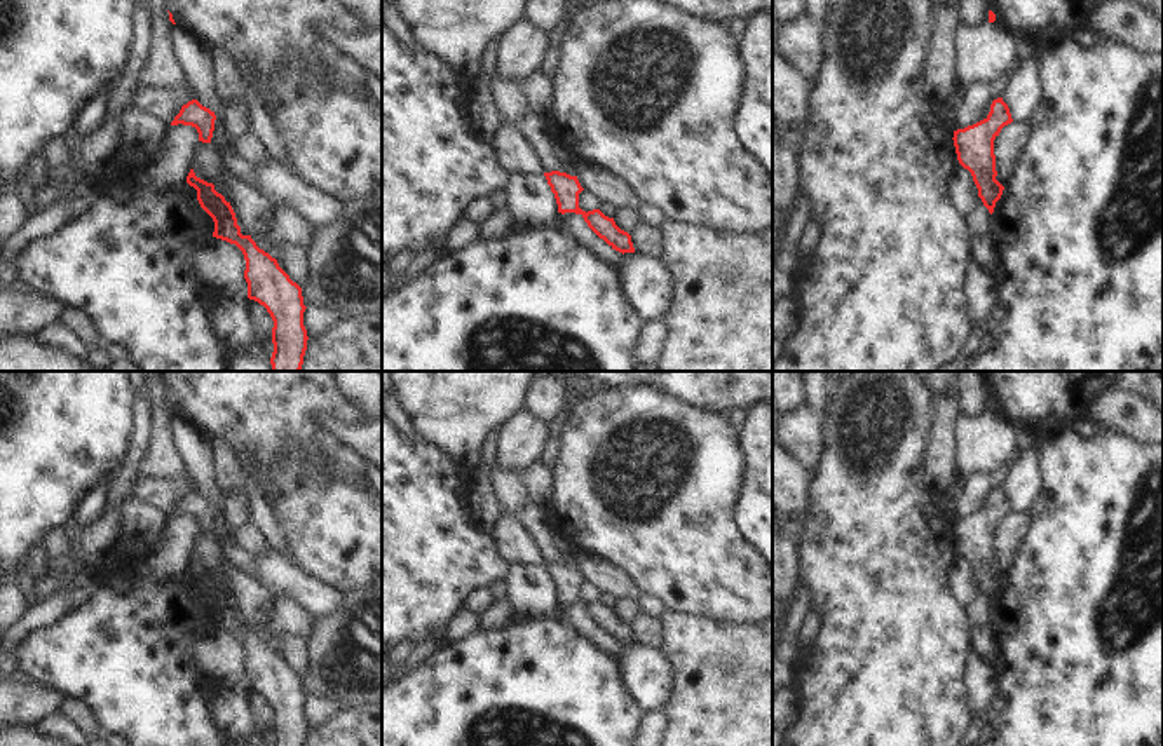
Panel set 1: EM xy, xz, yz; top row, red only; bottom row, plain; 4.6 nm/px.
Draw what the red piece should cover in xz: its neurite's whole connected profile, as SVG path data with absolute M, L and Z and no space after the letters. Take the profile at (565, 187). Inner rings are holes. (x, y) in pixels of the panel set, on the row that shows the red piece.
M551 171L544 173L551 192L554 193L558 213L575 213L584 218L588 227L603 239L612 249L619 253L635 253L631 235L621 230L614 218L605 216L600 209L582 211L579 207L579 193L584 190L577 176L567 173Z

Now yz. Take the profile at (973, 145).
M1003 98L990 105L989 115L964 129L954 131L954 146L959 164L968 169L978 188L978 197L989 213L994 213L996 202L1001 199L1004 186L996 180L994 139L1001 129L1011 124L1011 113Z

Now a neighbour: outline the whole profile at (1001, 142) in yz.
M1011 122L1001 129L994 139L996 155L996 180L1004 186L1010 173L1013 171L1015 160L1020 157L1025 143L1030 138L1029 122Z

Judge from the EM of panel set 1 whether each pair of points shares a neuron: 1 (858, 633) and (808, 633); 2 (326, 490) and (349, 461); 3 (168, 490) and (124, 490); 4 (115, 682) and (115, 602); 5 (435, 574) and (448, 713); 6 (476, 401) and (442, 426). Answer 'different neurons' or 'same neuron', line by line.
1: different neurons
2: different neurons
3: different neurons
4: same neuron
5: different neurons
6: same neuron

